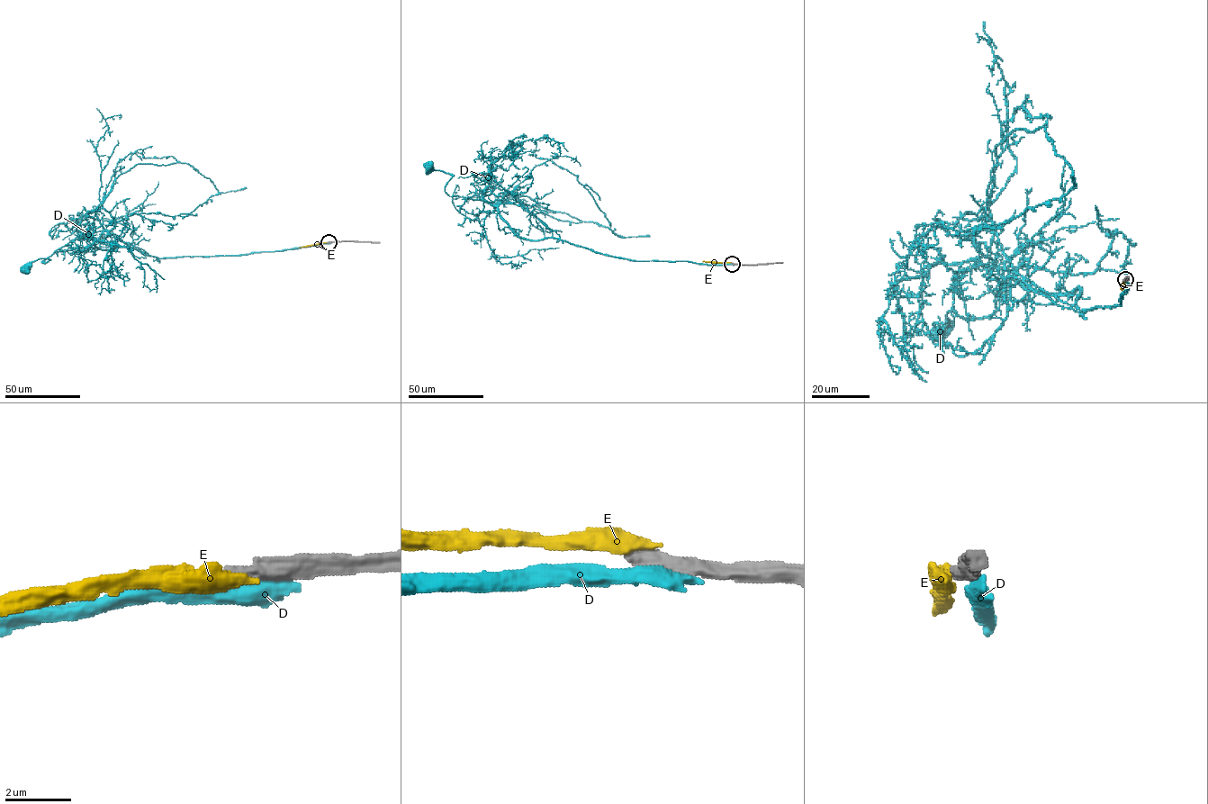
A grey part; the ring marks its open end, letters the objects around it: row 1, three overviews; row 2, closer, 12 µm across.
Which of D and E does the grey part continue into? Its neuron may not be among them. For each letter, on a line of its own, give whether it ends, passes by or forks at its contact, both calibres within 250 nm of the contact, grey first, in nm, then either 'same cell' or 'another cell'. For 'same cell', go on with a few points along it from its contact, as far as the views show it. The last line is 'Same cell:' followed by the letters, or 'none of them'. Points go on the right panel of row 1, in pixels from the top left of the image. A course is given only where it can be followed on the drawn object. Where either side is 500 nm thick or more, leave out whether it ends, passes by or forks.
D: 480/650 nm | another cell
E: 480/600 nm | another cell
Same cell: none of them

